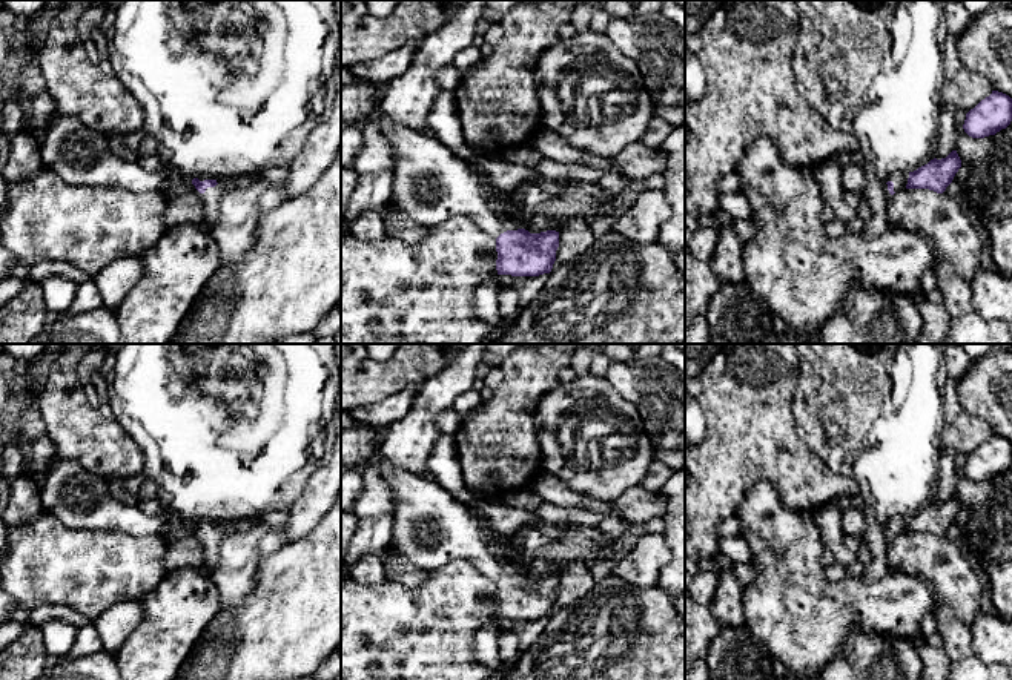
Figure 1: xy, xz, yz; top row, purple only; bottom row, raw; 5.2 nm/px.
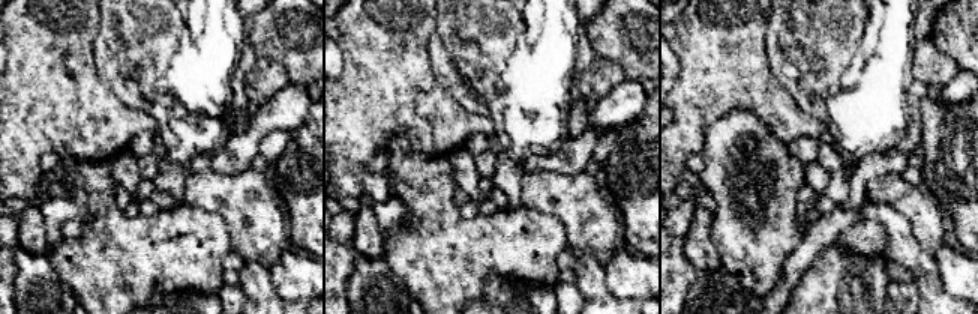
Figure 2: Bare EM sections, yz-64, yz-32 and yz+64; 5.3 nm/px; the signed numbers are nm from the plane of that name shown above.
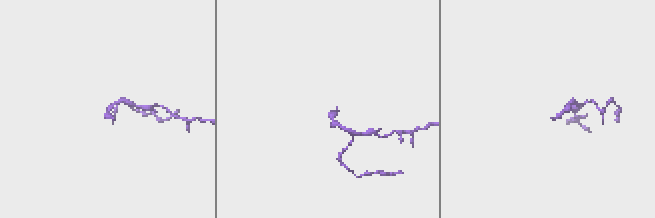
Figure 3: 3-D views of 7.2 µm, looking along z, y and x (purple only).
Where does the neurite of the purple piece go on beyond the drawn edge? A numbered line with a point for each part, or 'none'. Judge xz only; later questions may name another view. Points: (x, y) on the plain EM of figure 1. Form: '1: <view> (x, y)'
1: xz (430, 528)

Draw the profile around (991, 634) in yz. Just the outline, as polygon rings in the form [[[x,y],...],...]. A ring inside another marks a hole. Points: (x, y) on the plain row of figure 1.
[[[980,612],[972,625],[975,654],[986,663],[1012,666],[1012,620],[997,612]]]

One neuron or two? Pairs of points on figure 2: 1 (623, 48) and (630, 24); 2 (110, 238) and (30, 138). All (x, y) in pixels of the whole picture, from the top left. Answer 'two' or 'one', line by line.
1: one
2: two

